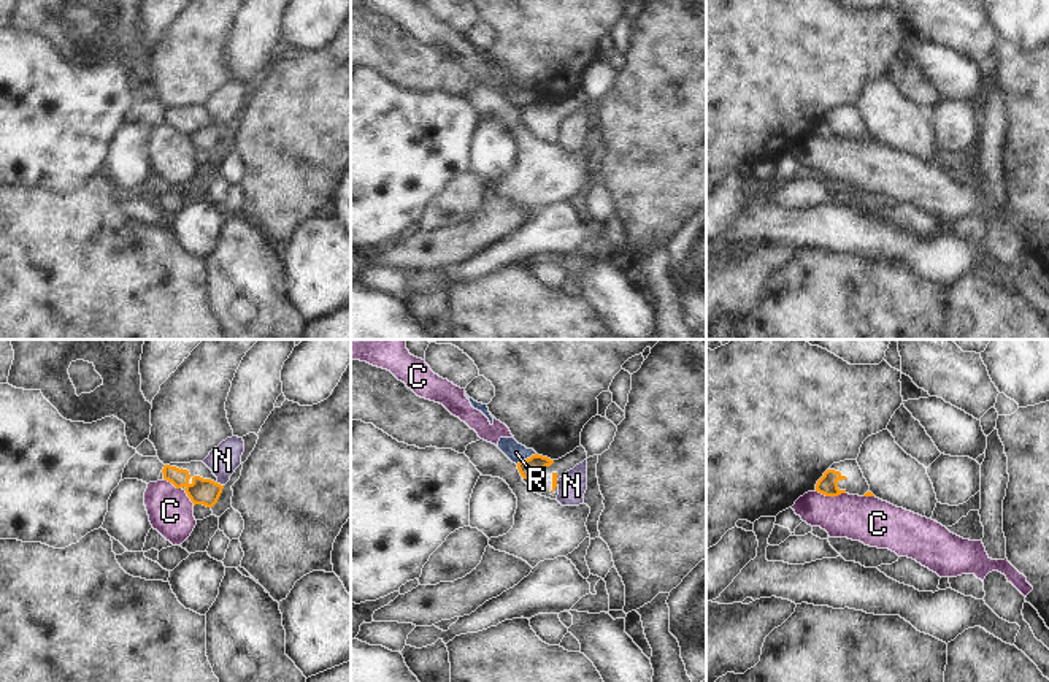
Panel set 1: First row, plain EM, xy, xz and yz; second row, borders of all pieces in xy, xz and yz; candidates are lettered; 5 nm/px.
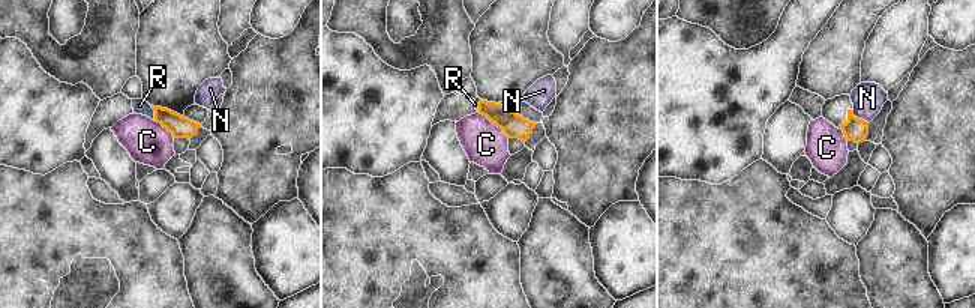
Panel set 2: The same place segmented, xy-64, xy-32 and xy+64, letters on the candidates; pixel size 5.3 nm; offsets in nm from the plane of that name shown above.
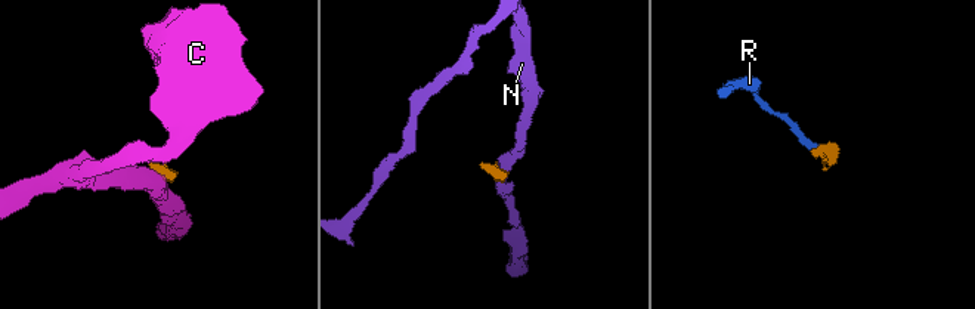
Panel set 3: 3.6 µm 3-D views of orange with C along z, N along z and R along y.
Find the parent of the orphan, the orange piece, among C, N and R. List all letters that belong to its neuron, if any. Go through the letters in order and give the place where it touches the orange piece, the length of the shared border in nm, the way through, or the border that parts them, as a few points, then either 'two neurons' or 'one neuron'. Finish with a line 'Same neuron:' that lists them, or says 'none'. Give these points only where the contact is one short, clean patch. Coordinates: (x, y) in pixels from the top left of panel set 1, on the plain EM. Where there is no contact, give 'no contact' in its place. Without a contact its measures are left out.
C: contact yz (830, 140); length 160 nm; border yz (814, 135), (824, 140), (845, 138); two neurons
N: contact xy (219, 129); length 40 nm; border xy (216, 127), (222, 130); two neurons
R: contact xz (527, 103); length 120 nm; way xz (535, 110), (527, 103), (516, 97); one neuron
Same neuron: R

